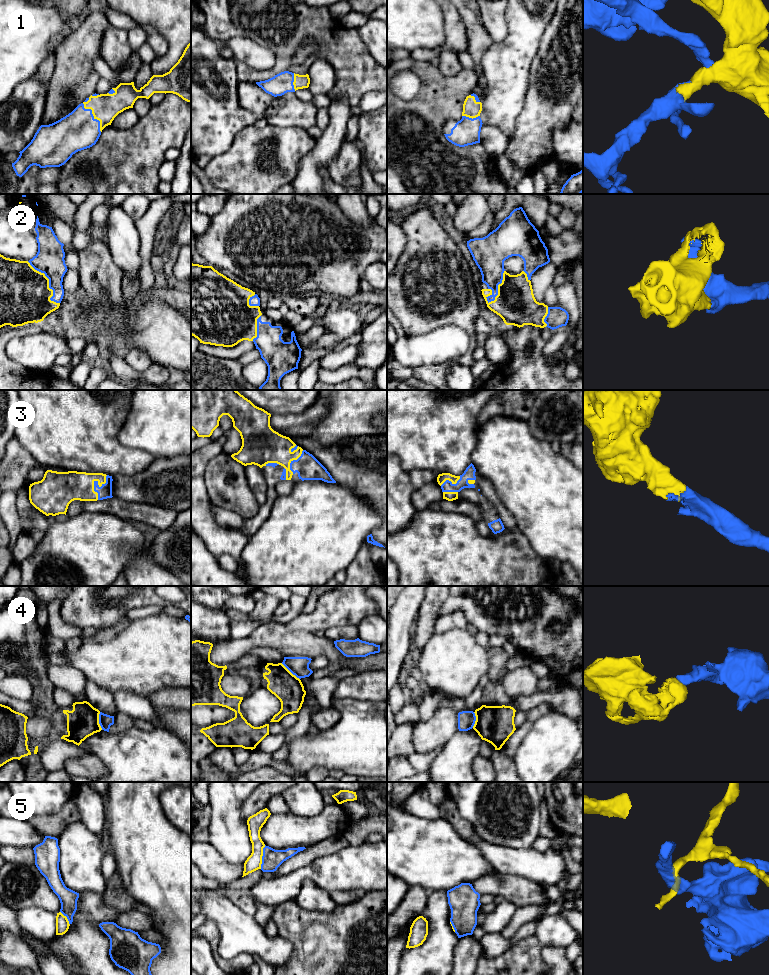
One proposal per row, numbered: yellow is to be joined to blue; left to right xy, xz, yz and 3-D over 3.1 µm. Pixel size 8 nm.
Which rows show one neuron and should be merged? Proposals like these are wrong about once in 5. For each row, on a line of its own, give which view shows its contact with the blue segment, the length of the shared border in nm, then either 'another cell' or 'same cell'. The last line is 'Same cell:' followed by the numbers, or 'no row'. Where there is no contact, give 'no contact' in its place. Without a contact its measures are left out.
1: meets blue in xy; contact 300 nm long; same cell
2: meets blue in yz; contact 300 nm long; same cell
3: meets blue in xy; contact 220 nm long; same cell
4: meets blue in xz; contact 200 nm long; another cell
5: meets blue in xz; contact 200 nm long; another cell
Same cell: 1, 2, 3

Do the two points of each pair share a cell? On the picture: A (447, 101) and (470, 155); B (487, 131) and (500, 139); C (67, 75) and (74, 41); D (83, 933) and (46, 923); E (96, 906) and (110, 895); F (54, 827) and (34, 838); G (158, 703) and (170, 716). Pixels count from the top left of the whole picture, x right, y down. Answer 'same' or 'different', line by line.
A: same
B: same
C: same
D: different
E: different
F: different
G: different

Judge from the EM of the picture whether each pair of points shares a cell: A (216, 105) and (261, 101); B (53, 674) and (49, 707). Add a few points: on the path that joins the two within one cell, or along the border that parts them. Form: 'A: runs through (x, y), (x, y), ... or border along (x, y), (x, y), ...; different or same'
A: border along (238, 82), (238, 102), (245, 109), (261, 114); different
B: border along (48, 664), (47, 677), (55, 687); different

